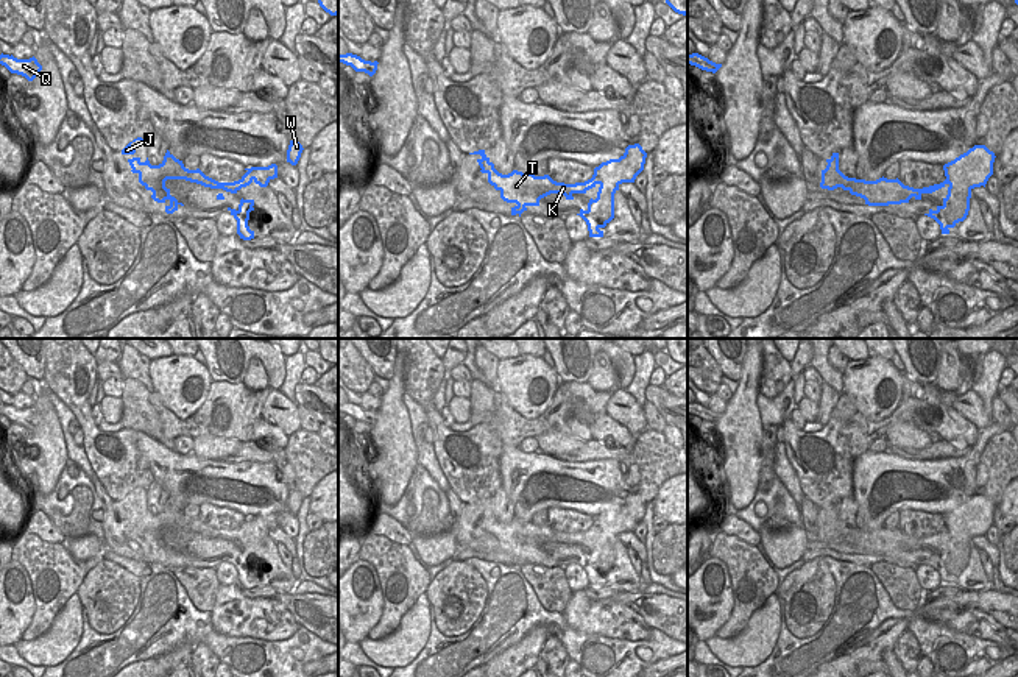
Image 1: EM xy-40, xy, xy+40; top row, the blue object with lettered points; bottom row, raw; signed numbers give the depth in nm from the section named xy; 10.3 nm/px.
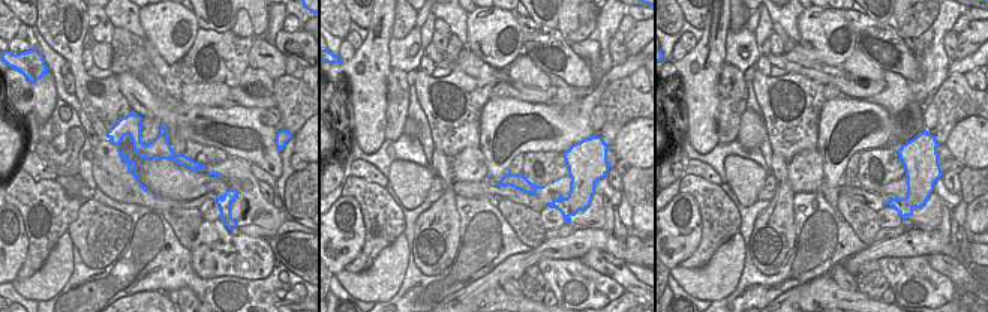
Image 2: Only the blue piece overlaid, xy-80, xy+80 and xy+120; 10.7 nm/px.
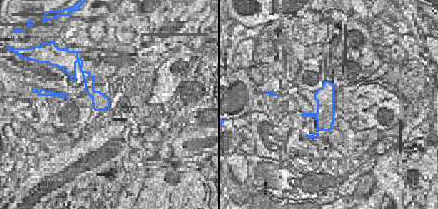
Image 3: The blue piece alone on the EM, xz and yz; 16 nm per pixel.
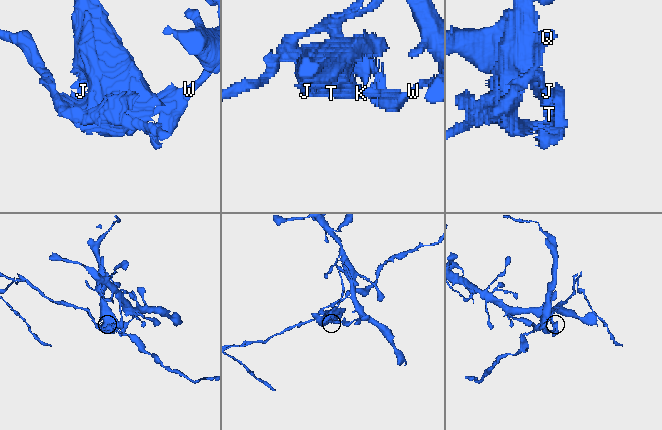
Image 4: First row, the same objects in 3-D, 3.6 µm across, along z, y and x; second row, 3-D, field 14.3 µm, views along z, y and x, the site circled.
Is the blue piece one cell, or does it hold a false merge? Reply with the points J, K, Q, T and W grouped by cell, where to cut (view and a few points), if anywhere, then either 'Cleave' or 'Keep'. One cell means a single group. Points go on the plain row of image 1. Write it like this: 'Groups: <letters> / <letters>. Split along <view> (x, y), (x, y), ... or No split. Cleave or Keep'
Groups: J K Q T / W. Split along xy (594, 523), (600, 529), (597, 567), (605, 573). Cleave.

